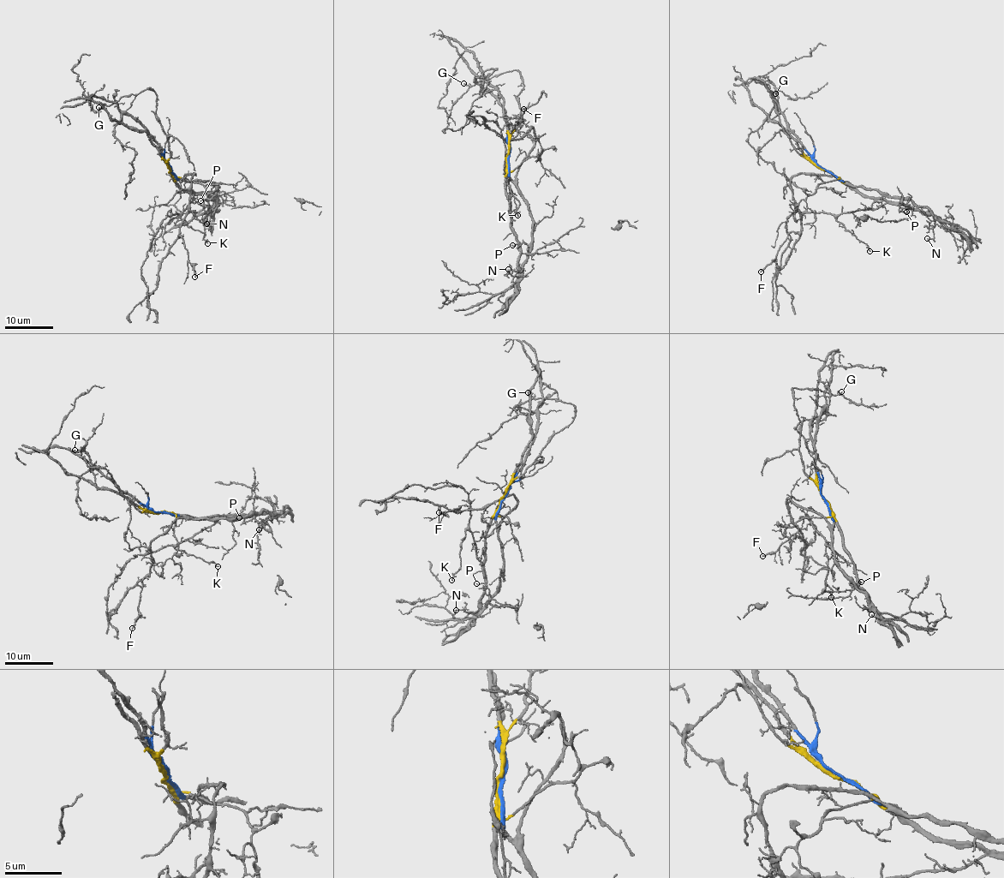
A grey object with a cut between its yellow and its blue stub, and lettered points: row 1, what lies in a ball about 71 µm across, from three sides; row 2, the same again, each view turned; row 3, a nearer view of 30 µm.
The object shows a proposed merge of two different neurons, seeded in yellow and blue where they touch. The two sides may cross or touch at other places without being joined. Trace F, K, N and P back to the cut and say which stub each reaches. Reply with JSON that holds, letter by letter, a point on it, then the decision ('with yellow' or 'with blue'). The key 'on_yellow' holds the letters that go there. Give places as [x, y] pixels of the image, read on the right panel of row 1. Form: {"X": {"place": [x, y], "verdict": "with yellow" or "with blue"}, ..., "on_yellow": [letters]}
{"F": {"place": [761, 271], "verdict": "with blue"}, "K": {"place": [869, 251], "verdict": "with yellow"}, "N": {"place": [927, 238], "verdict": "with yellow"}, "P": {"place": [906, 212], "verdict": "with yellow"}, "on_yellow": ["K", "N", "P"]}

